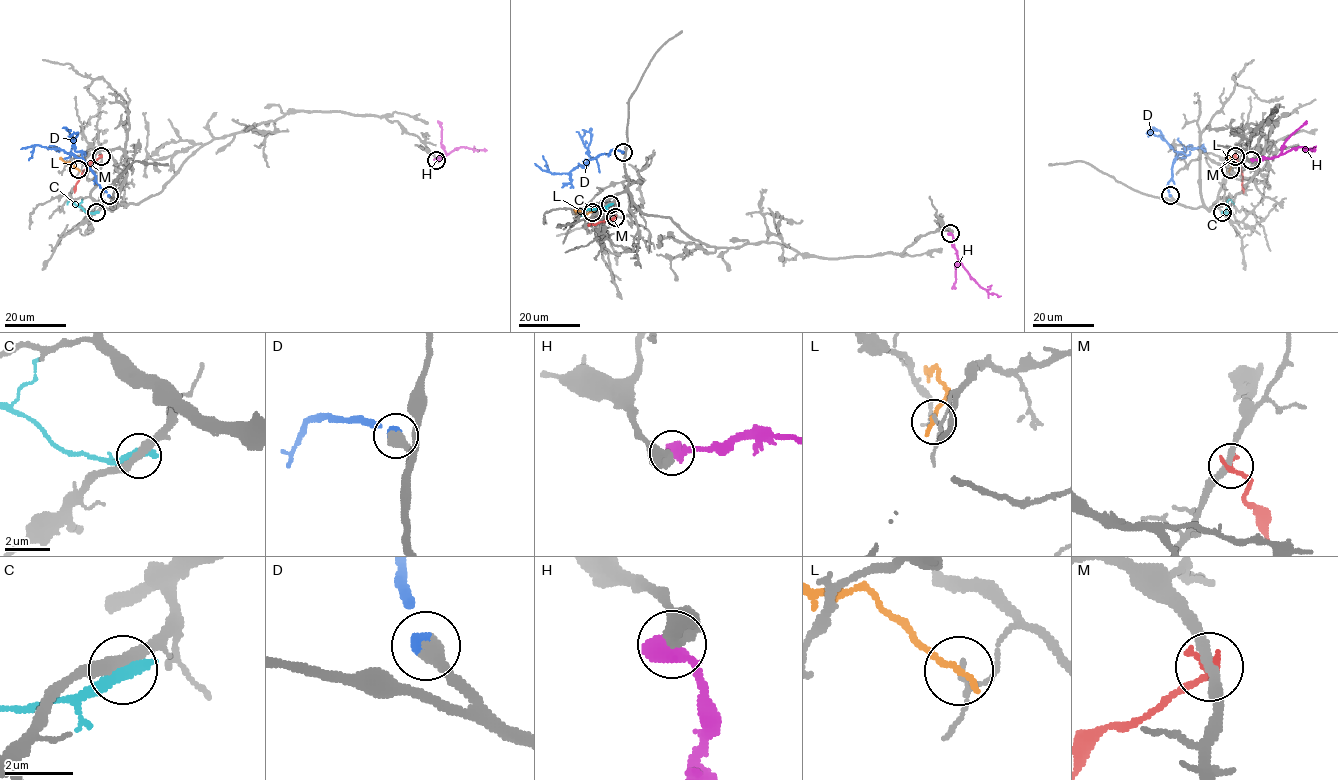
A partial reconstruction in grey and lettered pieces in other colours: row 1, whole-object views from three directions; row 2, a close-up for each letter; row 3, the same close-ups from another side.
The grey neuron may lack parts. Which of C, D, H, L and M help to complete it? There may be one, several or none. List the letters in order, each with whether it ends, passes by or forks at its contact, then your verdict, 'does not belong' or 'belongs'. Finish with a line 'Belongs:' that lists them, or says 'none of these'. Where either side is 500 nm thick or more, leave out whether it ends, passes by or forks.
C: does not belong
D: belongs
H: does not belong
L: it ends; does not belong
M: it ends; does not belong
Belongs: D

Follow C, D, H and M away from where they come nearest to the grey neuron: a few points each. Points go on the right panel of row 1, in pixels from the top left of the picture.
C: (1222, 212), (1226, 212), (1228, 200), (1233, 204)
D: (1170, 196), (1168, 183), (1172, 176), (1172, 162), (1191, 145), (1181, 157), (1174, 160)
H: (1251, 160), (1278, 157), (1293, 148), (1314, 150)
M: (1235, 156), (1242, 176), (1243, 193)

